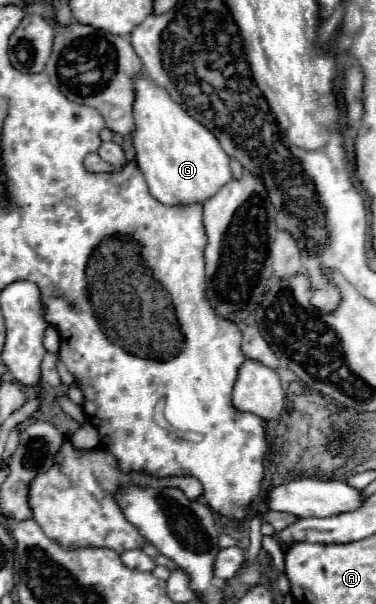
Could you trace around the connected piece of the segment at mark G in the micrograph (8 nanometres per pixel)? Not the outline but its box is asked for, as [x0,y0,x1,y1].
[133,77,233,207]

